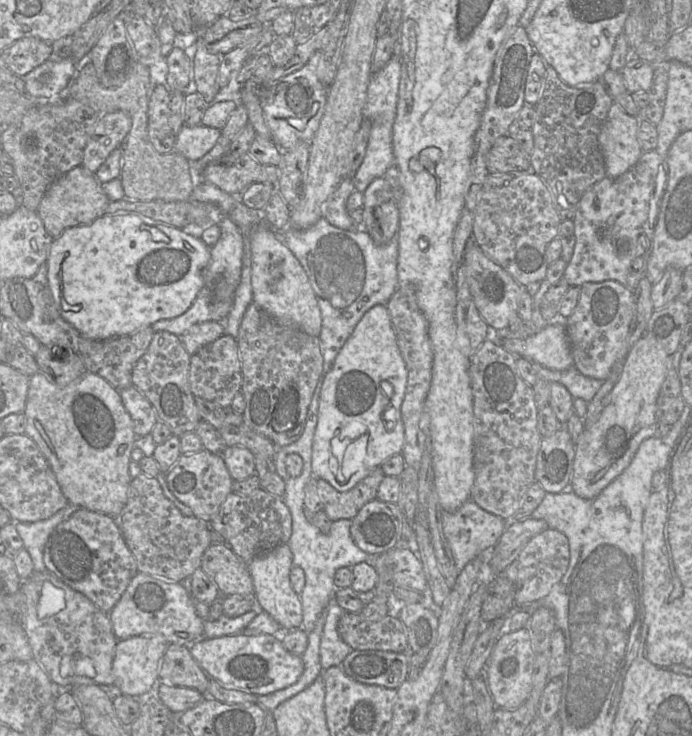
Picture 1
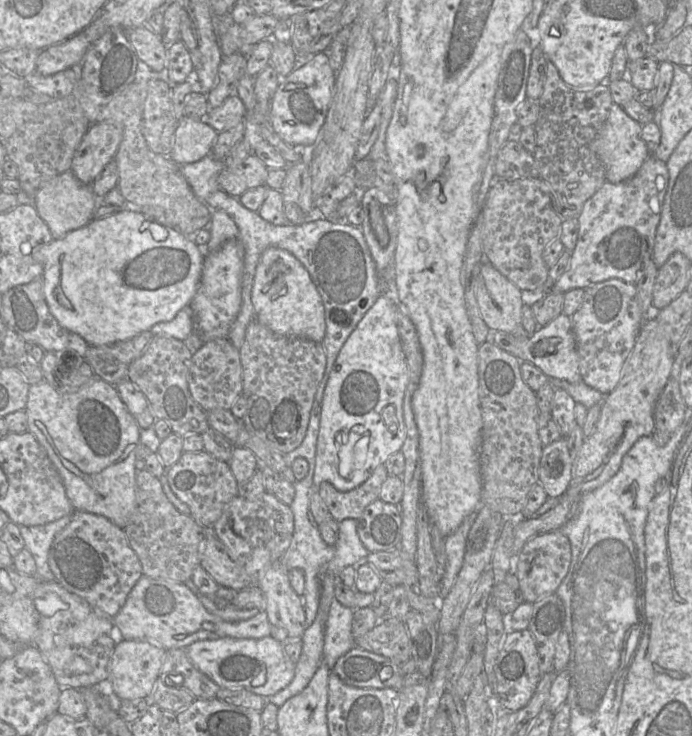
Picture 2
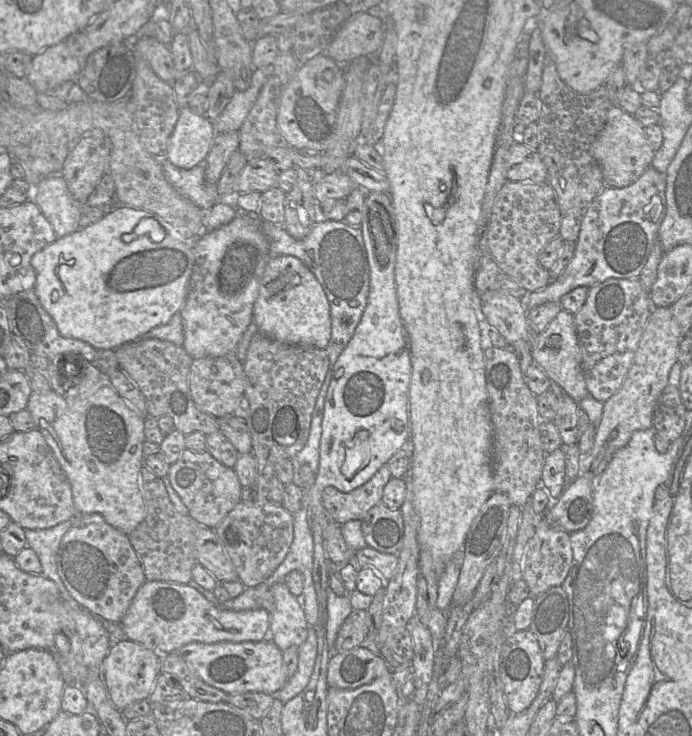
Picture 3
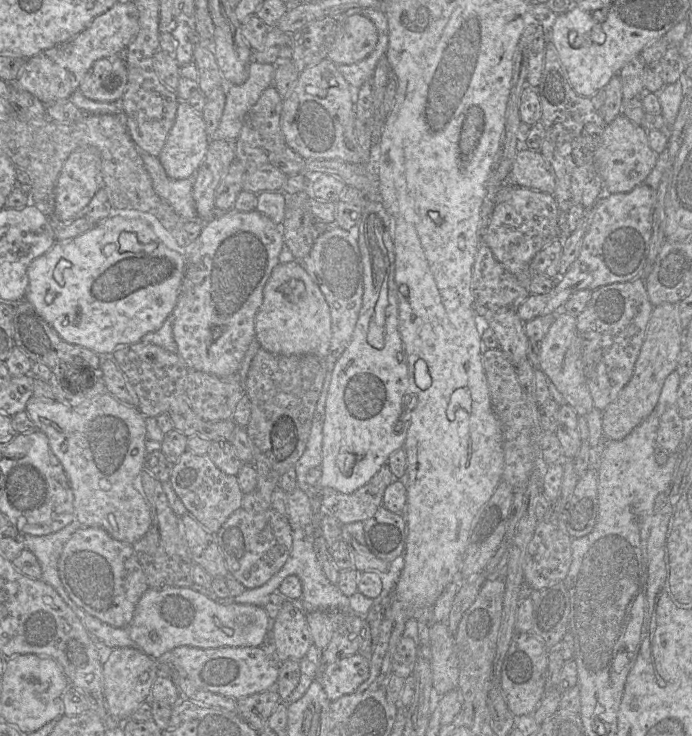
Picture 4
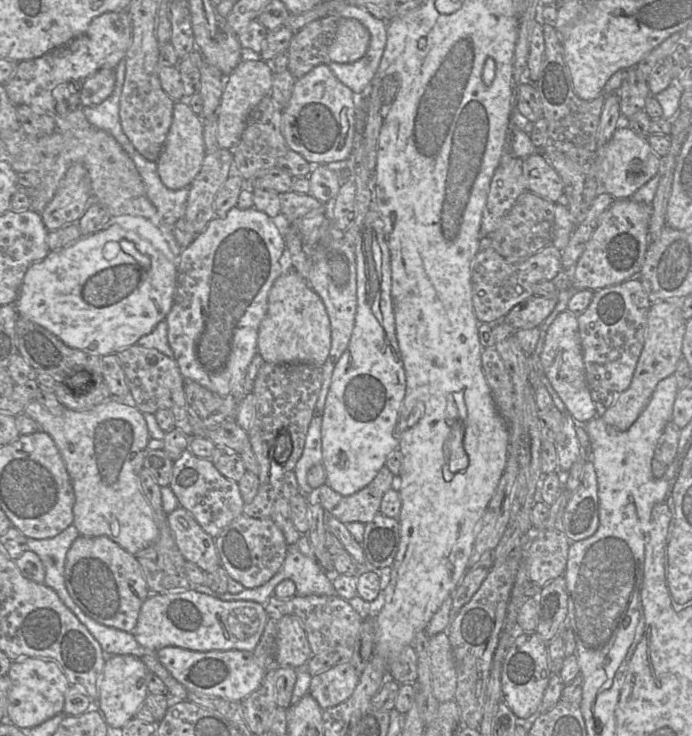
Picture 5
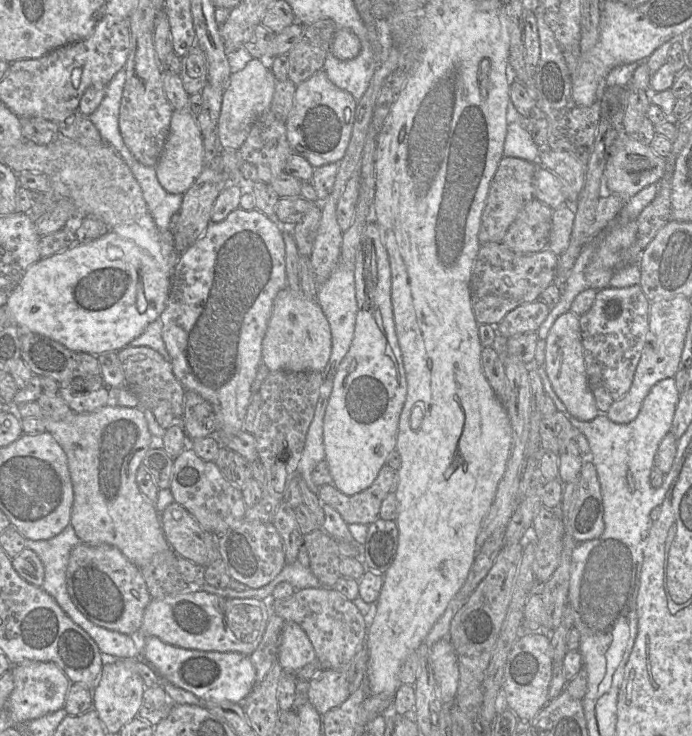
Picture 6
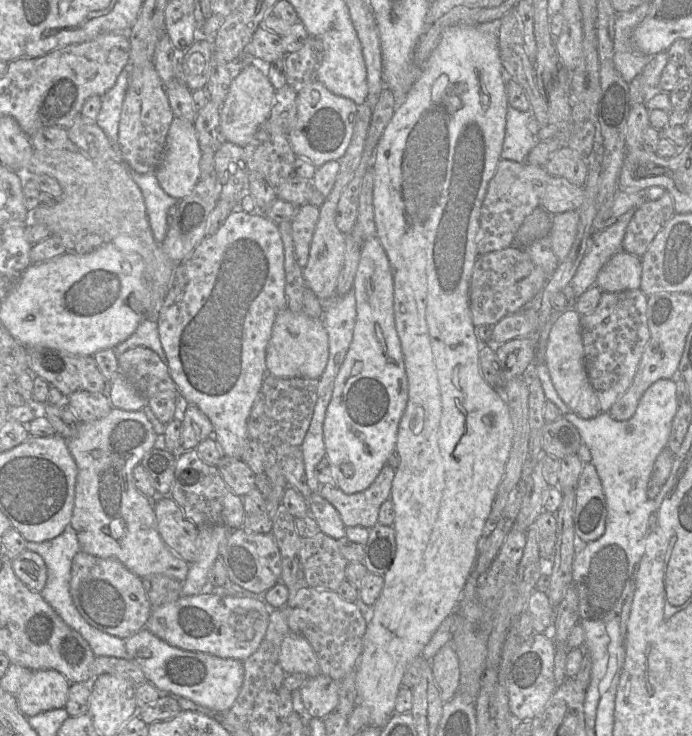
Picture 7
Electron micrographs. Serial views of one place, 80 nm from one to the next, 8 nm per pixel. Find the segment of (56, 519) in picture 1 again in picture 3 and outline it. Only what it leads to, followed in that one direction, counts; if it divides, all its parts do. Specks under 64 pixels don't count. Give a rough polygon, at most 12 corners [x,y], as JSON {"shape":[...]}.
{"shape":[[74,517],[47,529],[25,529],[27,547],[37,555],[41,575],[57,586],[73,609],[57,569],[57,552]]}

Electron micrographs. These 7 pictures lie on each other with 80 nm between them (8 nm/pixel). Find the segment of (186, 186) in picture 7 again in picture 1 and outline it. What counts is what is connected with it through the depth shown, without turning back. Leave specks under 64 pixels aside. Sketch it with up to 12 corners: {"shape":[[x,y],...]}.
{"shape":[[183,125],[174,150],[188,161],[208,153],[221,130]]}

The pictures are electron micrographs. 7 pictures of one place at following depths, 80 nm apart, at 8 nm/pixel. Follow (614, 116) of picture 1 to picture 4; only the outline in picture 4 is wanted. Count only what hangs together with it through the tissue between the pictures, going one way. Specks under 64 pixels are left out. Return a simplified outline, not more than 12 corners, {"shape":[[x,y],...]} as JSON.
{"shape":[[618,115],[594,153],[605,193],[643,184],[658,154]]}

